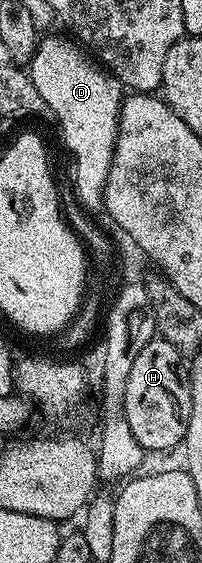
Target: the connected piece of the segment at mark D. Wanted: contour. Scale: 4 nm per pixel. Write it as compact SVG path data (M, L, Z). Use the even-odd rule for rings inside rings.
M45 34L38 39L37 50L27 64L27 71L31 82L35 82L35 90L43 94L43 102L51 106L51 117L61 127L61 140L73 159L76 203L86 213L100 213L105 203L107 174L113 165L117 145L123 85L68 35L49 35L53 34Z

